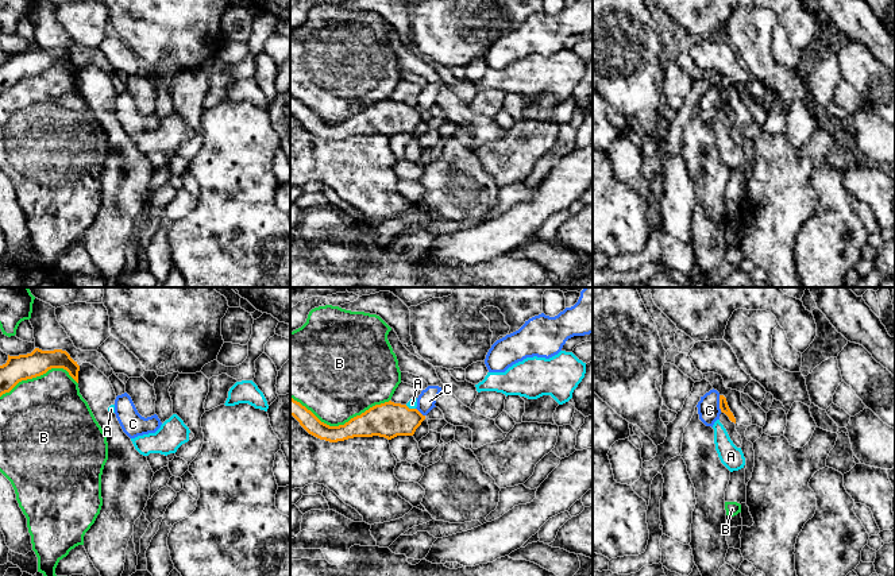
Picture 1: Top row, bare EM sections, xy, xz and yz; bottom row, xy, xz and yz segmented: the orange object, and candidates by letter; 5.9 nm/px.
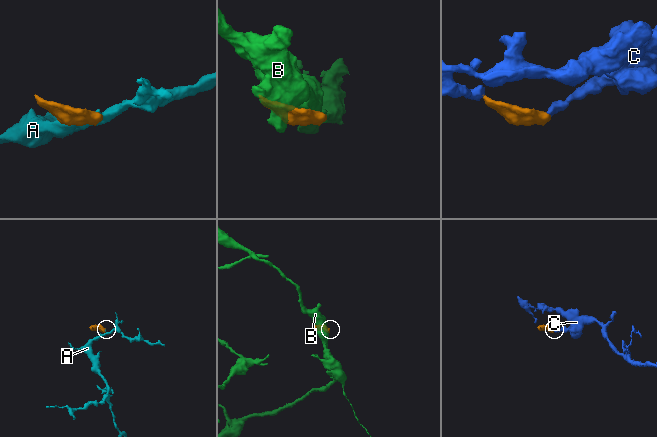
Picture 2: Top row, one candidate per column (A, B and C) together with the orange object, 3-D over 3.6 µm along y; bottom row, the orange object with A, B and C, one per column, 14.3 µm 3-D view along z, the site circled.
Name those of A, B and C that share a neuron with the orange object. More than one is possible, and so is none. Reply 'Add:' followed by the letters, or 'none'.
Add: C

